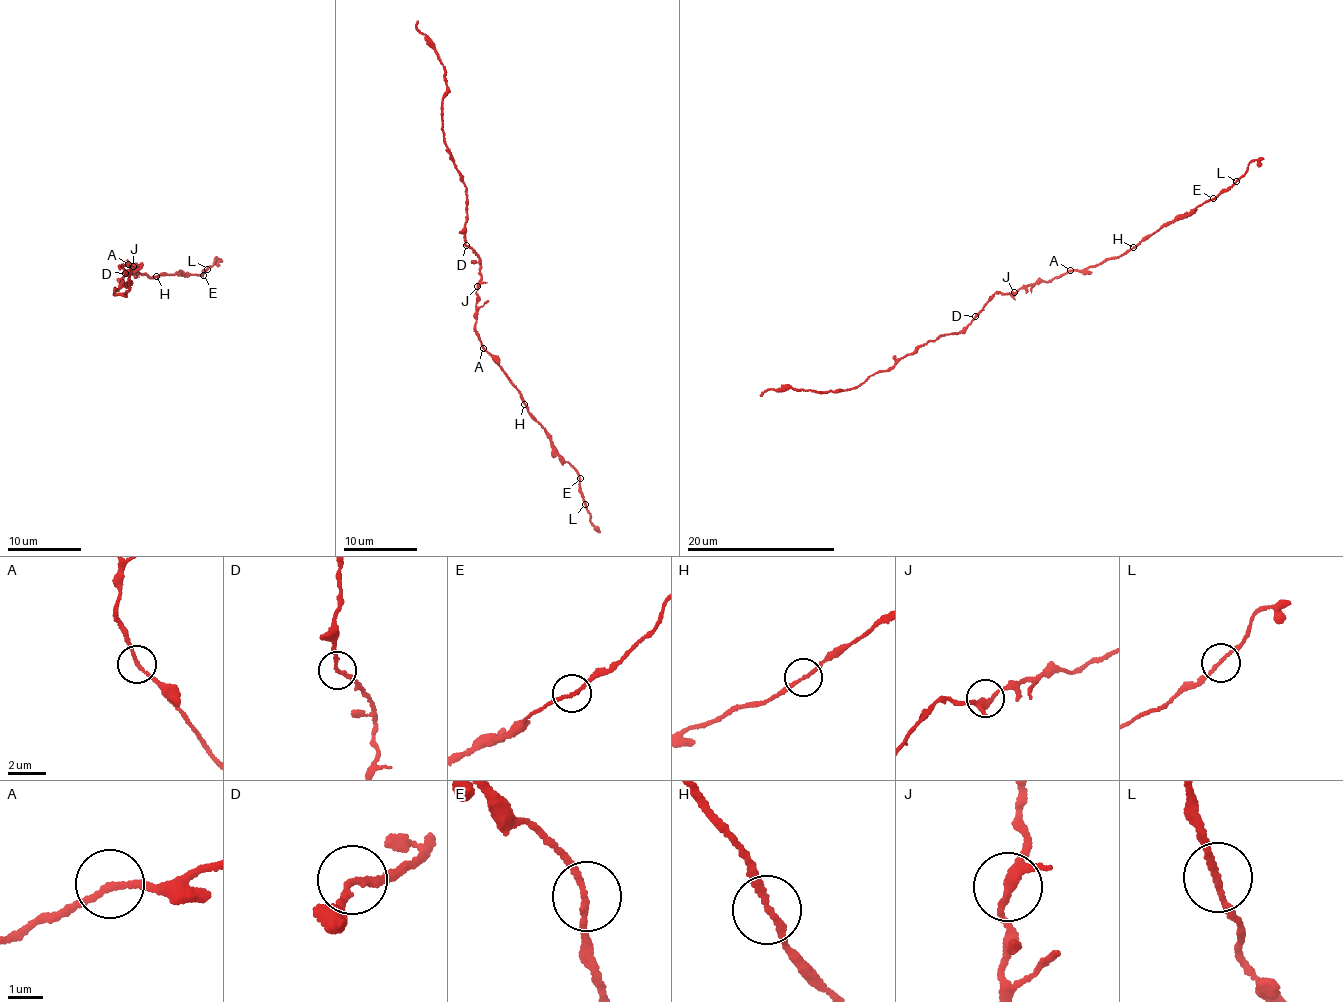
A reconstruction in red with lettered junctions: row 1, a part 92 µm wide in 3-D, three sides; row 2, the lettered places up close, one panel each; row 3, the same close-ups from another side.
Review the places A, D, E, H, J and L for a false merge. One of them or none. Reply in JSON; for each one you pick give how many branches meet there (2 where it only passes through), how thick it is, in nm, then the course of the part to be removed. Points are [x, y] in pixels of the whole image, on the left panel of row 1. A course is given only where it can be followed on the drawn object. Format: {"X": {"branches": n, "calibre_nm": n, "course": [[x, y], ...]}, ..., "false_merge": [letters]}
{"false_merge": []}

